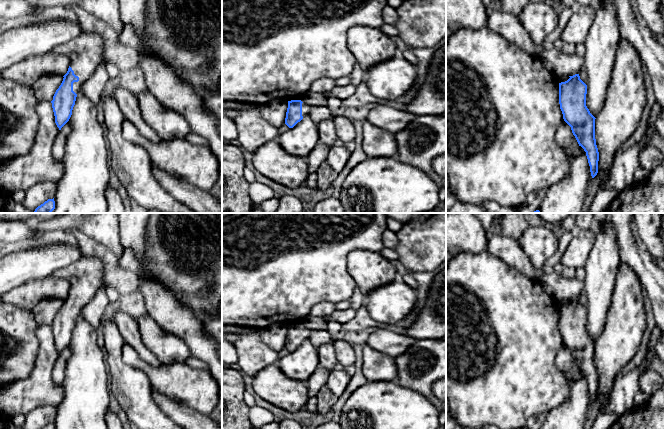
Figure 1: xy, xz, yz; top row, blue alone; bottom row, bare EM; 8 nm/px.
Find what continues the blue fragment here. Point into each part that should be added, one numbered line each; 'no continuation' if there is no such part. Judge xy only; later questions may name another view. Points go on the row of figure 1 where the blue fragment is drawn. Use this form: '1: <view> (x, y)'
1: xy (86, 52)

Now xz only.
1: xz (306, 109)

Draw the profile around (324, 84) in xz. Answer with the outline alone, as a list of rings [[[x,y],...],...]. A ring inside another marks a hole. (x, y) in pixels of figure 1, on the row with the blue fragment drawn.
[[[323,76],[315,79],[311,83],[309,87],[309,92],[326,93],[331,91],[335,86],[336,86],[335,79],[328,76]]]

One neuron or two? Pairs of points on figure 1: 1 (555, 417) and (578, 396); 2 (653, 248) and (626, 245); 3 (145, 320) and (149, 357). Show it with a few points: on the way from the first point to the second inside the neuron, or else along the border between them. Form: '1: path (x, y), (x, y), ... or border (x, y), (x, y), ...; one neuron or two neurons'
1: path (561, 414), (573, 402); one neuron
2: border (635, 226), (637, 237), (653, 258); two neurons
3: border (137, 327), (143, 344), (162, 363); two neurons

